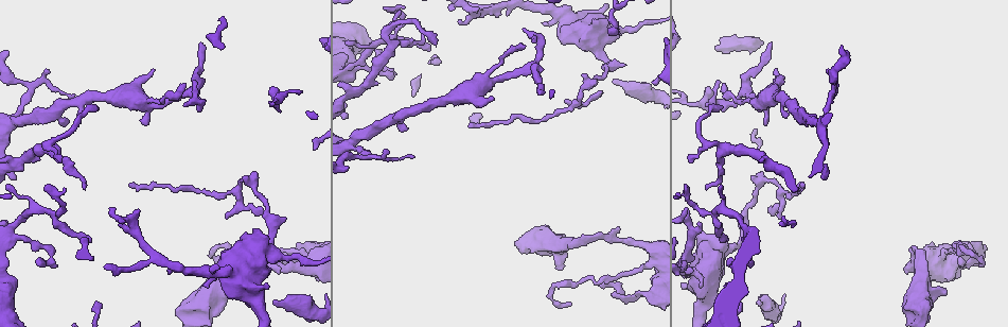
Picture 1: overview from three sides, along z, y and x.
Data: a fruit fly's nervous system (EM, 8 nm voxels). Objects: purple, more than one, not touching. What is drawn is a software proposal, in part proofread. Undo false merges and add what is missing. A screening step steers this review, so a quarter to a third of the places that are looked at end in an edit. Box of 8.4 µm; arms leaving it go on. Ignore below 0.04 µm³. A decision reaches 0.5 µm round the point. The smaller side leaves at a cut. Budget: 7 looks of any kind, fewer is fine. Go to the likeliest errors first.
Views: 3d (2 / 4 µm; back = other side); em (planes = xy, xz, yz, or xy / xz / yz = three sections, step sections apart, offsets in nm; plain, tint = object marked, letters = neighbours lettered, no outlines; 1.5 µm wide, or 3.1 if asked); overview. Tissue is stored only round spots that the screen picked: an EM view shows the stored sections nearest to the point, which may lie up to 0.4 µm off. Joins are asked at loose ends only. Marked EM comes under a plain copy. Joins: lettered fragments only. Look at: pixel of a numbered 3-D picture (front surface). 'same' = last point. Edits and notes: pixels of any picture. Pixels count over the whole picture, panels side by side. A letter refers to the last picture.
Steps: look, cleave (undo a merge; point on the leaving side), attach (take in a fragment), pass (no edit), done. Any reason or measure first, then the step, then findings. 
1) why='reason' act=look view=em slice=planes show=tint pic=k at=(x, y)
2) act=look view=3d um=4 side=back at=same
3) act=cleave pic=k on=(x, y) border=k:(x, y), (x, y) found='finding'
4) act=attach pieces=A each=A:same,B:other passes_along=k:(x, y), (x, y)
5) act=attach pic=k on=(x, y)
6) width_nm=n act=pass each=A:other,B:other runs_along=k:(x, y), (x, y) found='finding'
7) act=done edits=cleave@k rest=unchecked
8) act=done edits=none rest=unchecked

why='free end' act=look view=3d um=2 pic=1 at=(770, 46)

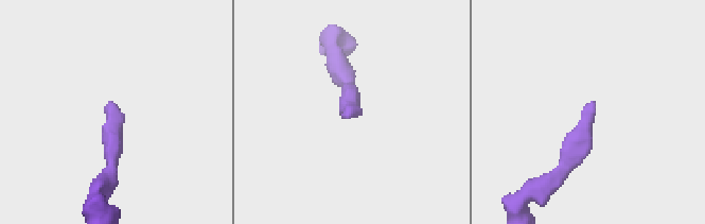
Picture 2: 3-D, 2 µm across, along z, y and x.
act=look view=em slice=xz step=4 show=tint pic=2 at=(343, 117)

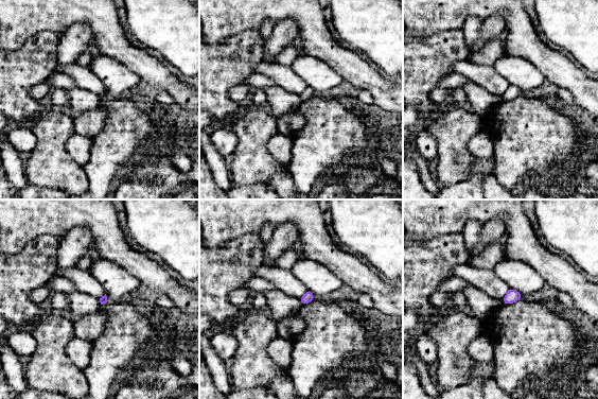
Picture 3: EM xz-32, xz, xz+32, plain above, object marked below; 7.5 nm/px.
act=look view=em slice=planes show=letters at=same

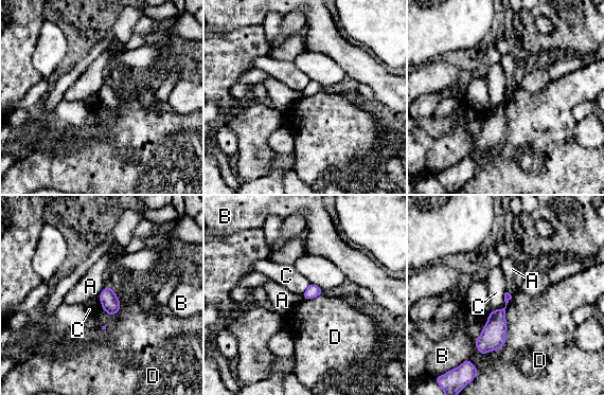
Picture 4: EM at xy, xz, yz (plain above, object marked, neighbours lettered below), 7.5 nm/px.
act=pass each=A:other,B:other,C:other,D:other border=4:(104, 286), (98, 297) found='no lettered fragment goes on from it'

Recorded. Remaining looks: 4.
why='an open end' act=look view=em slice=planes show=letters pic=1 at=(758, 299)

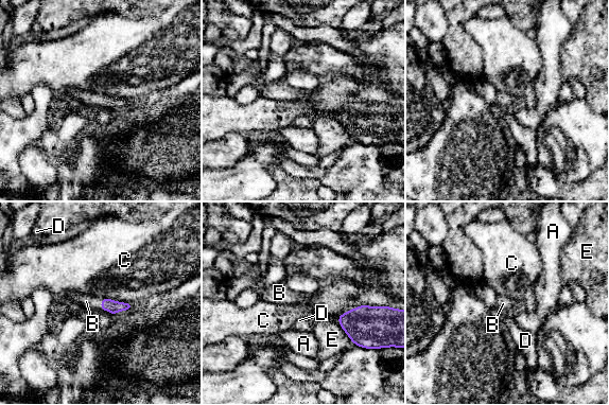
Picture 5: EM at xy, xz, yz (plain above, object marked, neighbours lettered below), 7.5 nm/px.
longest_contact=C:240nm act=attach pieces=B each=A:other,B:same,C:other,D:other,E:other found='the neuron continues'

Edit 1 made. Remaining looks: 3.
why='redraw' act=look view=overview

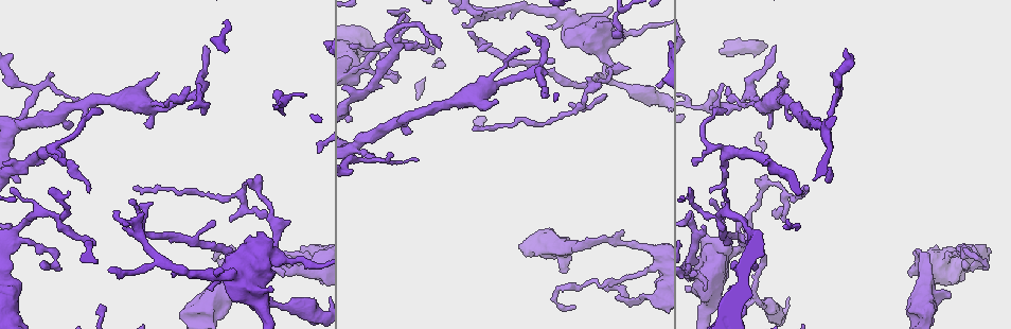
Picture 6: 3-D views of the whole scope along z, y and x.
why='thin end' act=look view=3d um=2 pic=6 at=(738, 222)

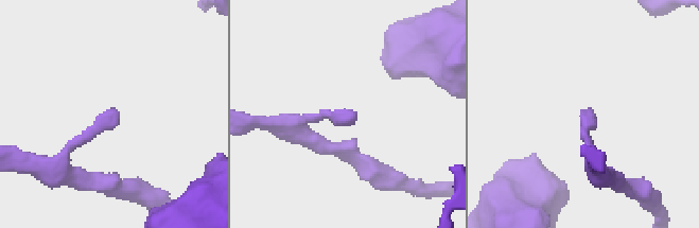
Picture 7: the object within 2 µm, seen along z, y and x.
why='shape alone is not enough' act=look view=em slice=planes show=letters pic=7 at=(354, 119)

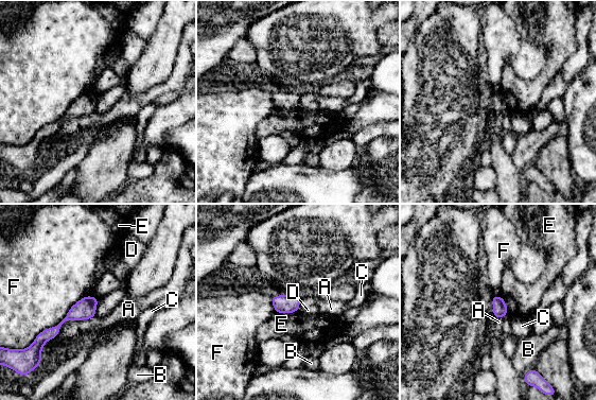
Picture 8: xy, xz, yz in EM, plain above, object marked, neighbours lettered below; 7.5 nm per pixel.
act=pass each=A:other,B:other,C:other,D:other,E:other,F:other found='none of them fits'

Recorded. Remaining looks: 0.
act=done edits=attach@5 rest=unchecked

